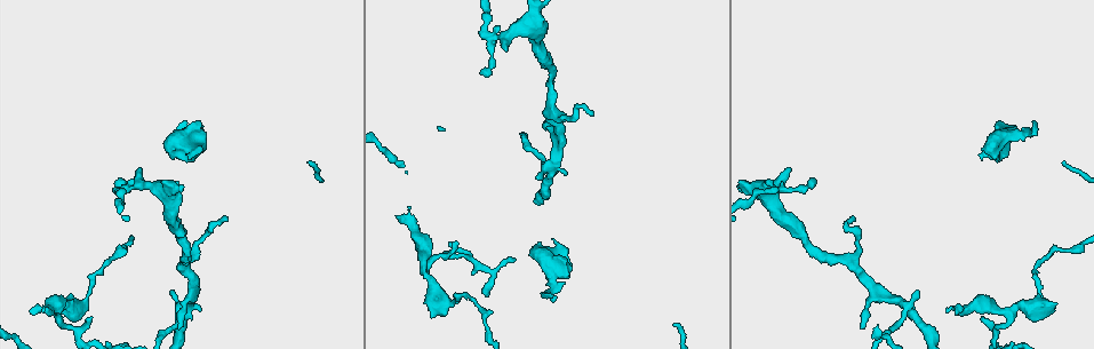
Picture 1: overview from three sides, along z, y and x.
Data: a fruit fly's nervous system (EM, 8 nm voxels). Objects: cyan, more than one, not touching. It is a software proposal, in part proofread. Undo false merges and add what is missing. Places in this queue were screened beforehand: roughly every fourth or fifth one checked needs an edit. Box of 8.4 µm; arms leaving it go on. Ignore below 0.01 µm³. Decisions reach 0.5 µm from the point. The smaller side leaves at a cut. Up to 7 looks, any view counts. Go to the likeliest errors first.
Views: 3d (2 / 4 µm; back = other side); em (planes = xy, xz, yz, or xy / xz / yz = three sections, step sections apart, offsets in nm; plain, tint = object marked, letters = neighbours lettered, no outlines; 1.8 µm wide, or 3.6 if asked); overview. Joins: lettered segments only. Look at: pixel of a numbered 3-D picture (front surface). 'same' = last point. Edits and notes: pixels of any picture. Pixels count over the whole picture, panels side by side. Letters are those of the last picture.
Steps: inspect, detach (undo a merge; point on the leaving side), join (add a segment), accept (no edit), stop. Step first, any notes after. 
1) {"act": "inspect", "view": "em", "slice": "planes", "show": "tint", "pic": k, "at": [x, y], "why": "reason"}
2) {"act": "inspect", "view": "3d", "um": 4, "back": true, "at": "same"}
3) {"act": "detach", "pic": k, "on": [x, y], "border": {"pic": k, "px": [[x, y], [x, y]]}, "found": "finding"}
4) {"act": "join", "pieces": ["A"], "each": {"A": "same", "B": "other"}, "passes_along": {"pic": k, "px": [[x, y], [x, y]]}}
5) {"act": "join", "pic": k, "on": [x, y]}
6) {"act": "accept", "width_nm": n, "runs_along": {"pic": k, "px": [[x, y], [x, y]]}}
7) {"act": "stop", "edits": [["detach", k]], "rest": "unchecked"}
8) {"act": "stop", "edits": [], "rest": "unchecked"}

{"act": "inspect", "view": "em", "slice": "planes", "show": "letters", "pic": 1, "at": [1034, 122]}

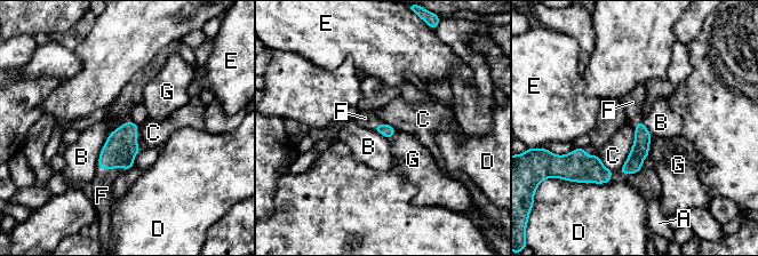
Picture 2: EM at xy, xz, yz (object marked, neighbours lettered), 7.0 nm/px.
{"act": "join", "pieces": ["F"], "each": {"A": "other", "B": "other", "C": "other", "D": "other", "E": "other", "F": "same", "G": "other"}, "passes_along": {"pic": 2, "px": [[120, 149], [109, 168], [102, 196]]}, "found": "it goes on there"}

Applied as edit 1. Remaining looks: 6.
{"act": "inspect", "view": "overview"}

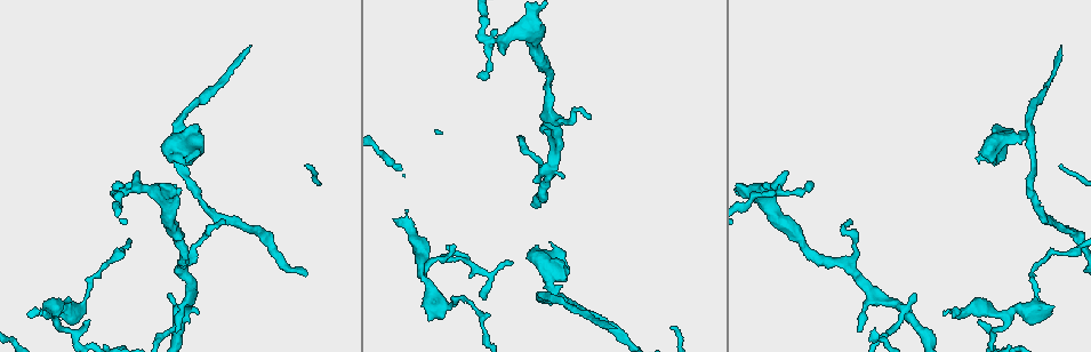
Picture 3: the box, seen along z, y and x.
{"act": "inspect", "view": "em", "um": 3.6, "slice": "planes", "show": "tint", "pic": 3, "at": [953, 315], "why": "an open end"}

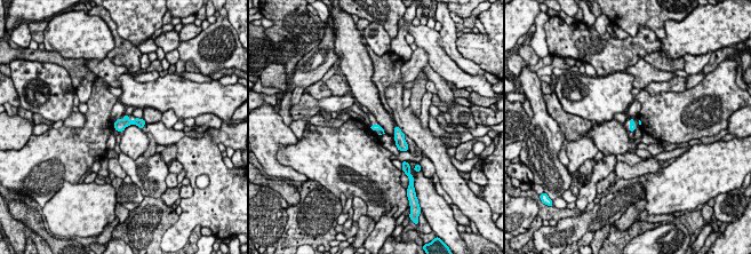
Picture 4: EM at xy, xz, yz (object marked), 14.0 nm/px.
{"act": "inspect", "view": "em", "um": 3.6, "slice": "planes", "show": "letters", "at": "same"}

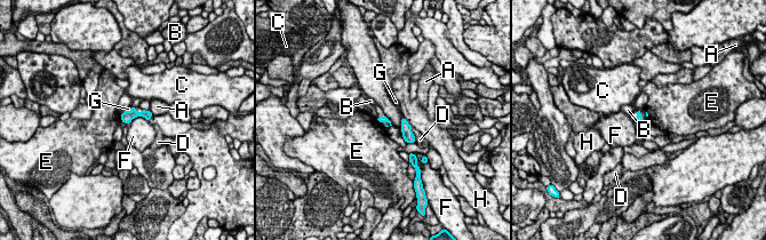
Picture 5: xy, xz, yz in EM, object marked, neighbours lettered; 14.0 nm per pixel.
{"act": "join", "pieces": ["G"], "longest_contact_nm": ["D", 240], "each": {"A": "other", "B": "other", "C": "other", "D": "other", "E": "other", "F": "other", "G": "same", "H": "other"}, "passes_along": {"pic": 5, "px": [[639, 118], [637, 116], [633, 114]]}, "found": "the neuron continues"}

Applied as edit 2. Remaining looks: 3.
{"act": "inspect", "view": "overview", "why": "see it whole again"}

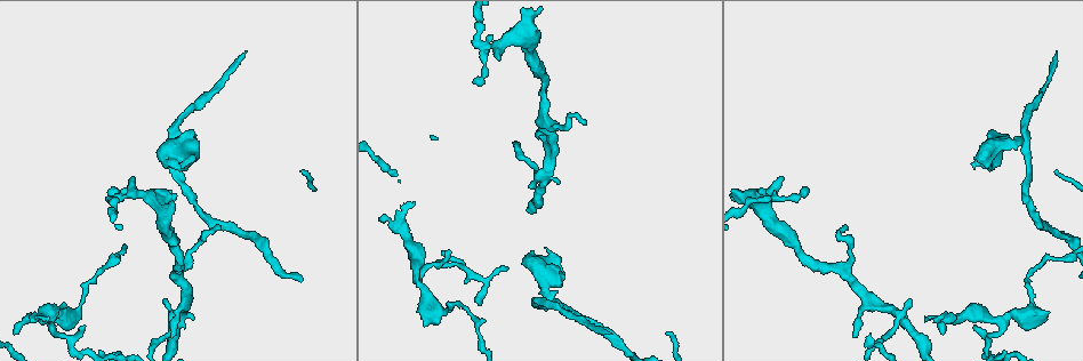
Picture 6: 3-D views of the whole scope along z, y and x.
{"act": "inspect", "view": "em", "slice": "xy", "step": 8, "show": "tint", "pic": 6, "at": [120, 197], "why": "a fork"}

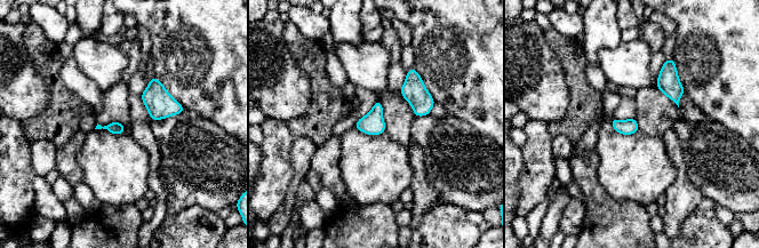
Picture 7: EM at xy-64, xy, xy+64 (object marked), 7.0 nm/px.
{"act": "inspect", "view": "em", "slice": "planes", "show": "letters", "at": "same"}

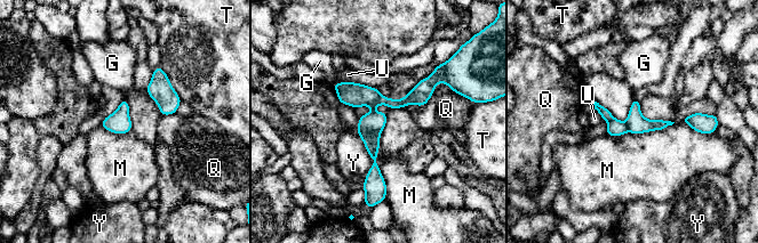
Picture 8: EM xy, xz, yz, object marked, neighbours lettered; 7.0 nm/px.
{"act": "detach", "pic": 8, "on": [356, 95], "each": {"G": "other", "M": "other", "Q": "other", "T": "other", "U": "other", "Y": "other"}, "border": {"pic": 8, "px": [[381, 95], [367, 104]]}, "found": "a second neuron is stuck on"}

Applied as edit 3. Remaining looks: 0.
{"act": "stop", "edits": [["join", 2], ["join", 5], ["detach", 8]], "rest": "unchecked"}

